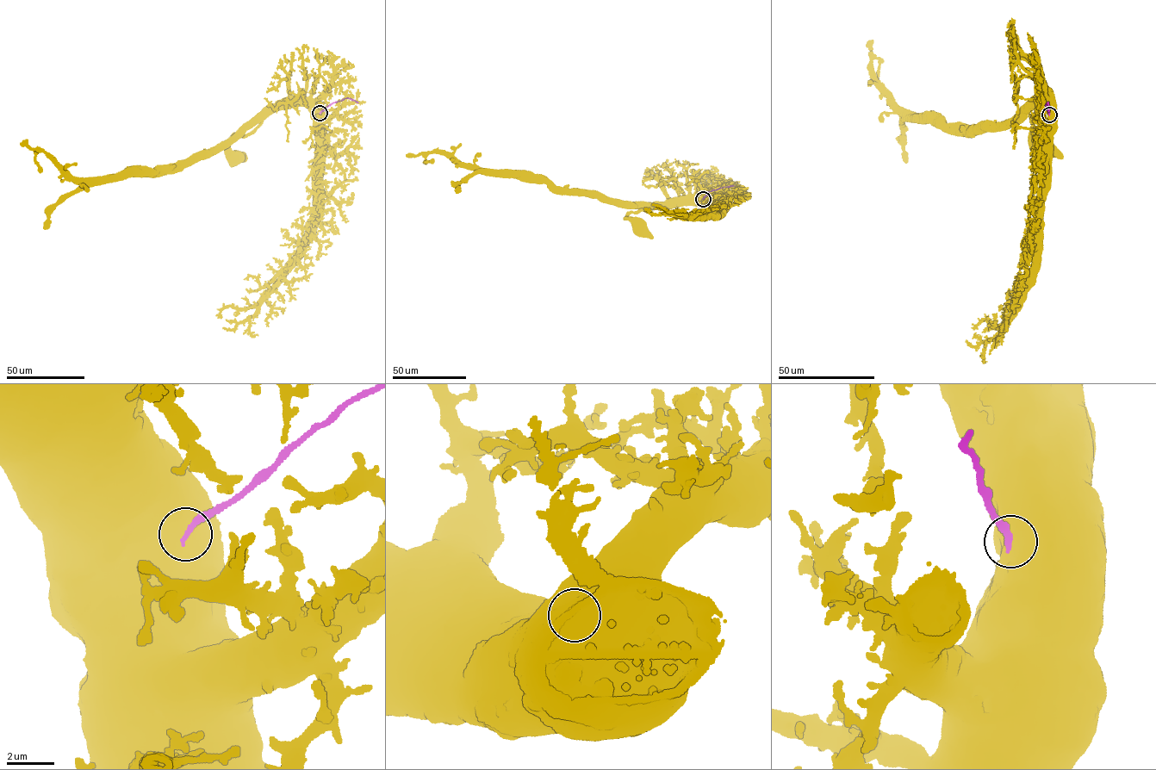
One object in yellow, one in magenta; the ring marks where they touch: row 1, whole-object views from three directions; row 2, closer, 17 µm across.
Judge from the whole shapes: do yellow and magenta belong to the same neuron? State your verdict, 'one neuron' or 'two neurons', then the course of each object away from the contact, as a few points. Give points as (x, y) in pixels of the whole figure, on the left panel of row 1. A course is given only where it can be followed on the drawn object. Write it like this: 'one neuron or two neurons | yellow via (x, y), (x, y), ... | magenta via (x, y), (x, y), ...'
two neurons | yellow via (320, 113), (320, 148), (317, 153), (316, 168), (320, 205) | magenta via (320, 113), (331, 103), (344, 98), (358, 102)

